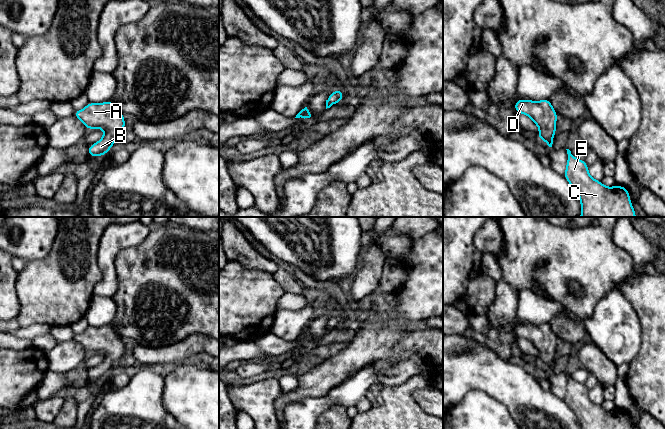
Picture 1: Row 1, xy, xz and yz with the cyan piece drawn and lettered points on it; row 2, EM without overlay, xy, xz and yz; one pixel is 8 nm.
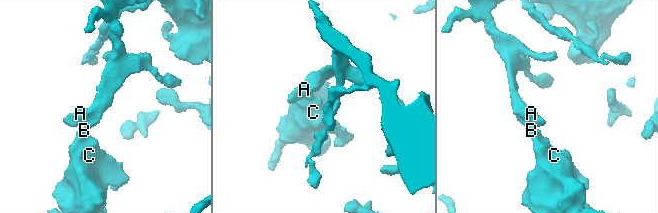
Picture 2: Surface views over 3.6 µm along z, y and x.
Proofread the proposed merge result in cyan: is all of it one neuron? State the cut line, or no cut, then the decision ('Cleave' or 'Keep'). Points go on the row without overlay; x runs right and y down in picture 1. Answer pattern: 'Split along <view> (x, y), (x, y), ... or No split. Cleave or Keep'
No split. Keep

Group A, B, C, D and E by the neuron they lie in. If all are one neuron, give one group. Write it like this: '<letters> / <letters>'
A B C D E

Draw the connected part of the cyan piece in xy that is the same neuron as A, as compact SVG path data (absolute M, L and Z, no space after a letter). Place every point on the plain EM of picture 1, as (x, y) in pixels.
M110 324L103 327L89 326L82 334L75 334L73 340L78 342L86 353L103 353L105 359L96 367L88 370L88 379L97 381L105 378L113 371L115 364L125 354L125 343Z

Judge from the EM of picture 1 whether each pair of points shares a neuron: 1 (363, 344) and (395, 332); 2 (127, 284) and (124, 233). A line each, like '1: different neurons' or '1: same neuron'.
1: same neuron
2: different neurons

